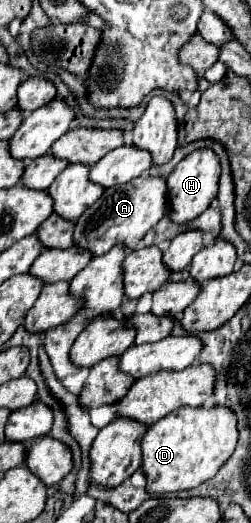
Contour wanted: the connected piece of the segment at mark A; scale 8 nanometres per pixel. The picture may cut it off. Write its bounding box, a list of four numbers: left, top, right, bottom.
[73,178,167,256]

